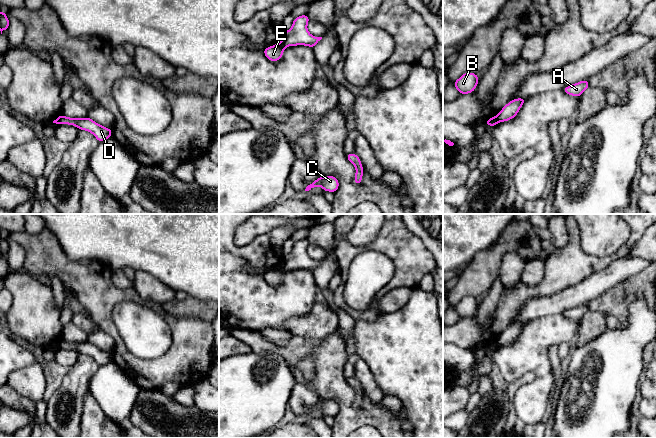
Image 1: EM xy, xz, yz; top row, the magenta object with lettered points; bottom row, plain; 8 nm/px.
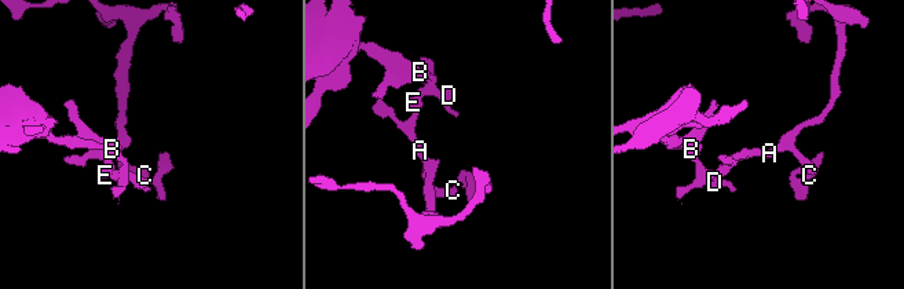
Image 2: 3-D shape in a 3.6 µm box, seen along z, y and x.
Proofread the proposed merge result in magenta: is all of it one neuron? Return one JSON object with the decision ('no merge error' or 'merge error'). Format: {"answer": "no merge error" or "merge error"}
{"answer": "merge error"}

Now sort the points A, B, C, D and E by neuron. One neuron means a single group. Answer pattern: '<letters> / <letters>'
A C E / B D

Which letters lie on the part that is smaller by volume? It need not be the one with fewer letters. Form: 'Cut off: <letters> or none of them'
Cut off: A, C, E

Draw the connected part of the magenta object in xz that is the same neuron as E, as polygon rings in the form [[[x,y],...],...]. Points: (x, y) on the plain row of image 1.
[[[282,267],[275,268],[263,274],[266,282],[270,285],[279,285],[283,279],[285,269]]]

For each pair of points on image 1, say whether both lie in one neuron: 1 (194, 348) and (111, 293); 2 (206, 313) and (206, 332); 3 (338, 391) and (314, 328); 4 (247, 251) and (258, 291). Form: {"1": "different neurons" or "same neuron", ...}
{"1": "same neuron", "2": "different neurons", "3": "different neurons", "4": "different neurons"}

